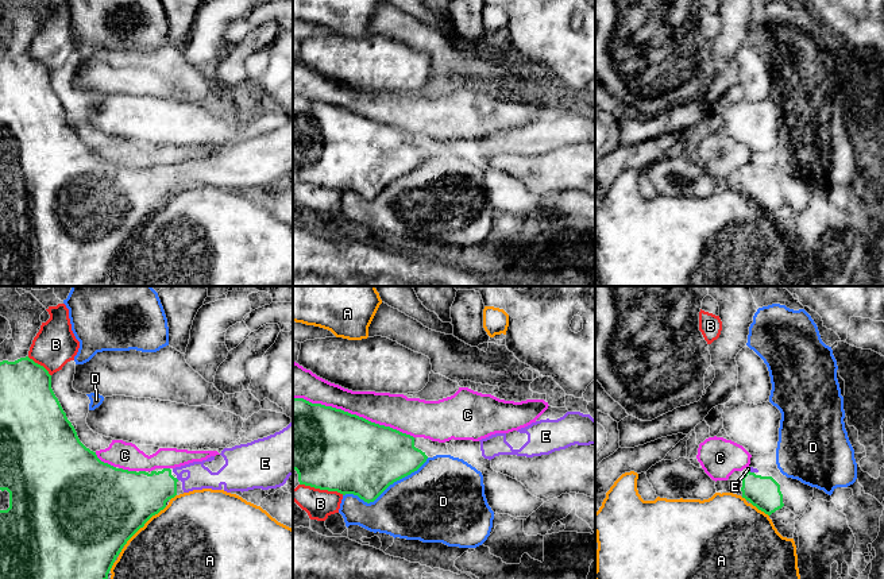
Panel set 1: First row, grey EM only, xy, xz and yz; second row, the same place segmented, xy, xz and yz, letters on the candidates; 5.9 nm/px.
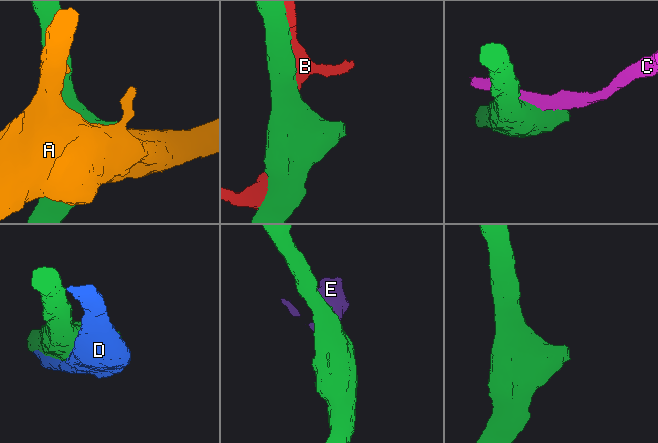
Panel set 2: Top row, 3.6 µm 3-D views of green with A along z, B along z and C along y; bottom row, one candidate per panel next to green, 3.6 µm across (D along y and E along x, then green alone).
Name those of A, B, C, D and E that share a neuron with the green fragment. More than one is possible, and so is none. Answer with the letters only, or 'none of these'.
E

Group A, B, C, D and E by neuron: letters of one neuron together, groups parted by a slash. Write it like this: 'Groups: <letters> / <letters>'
Groups: A / B / C / D / E

